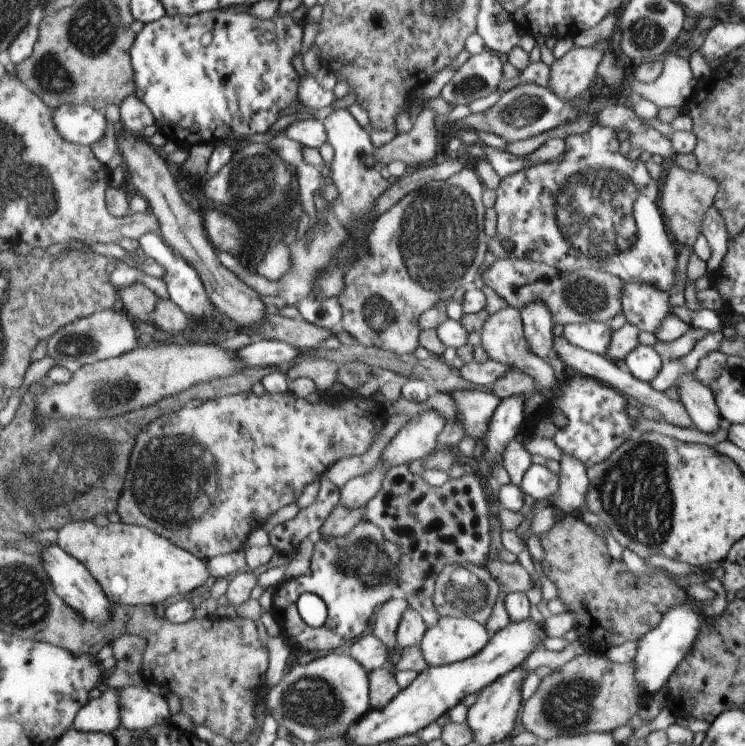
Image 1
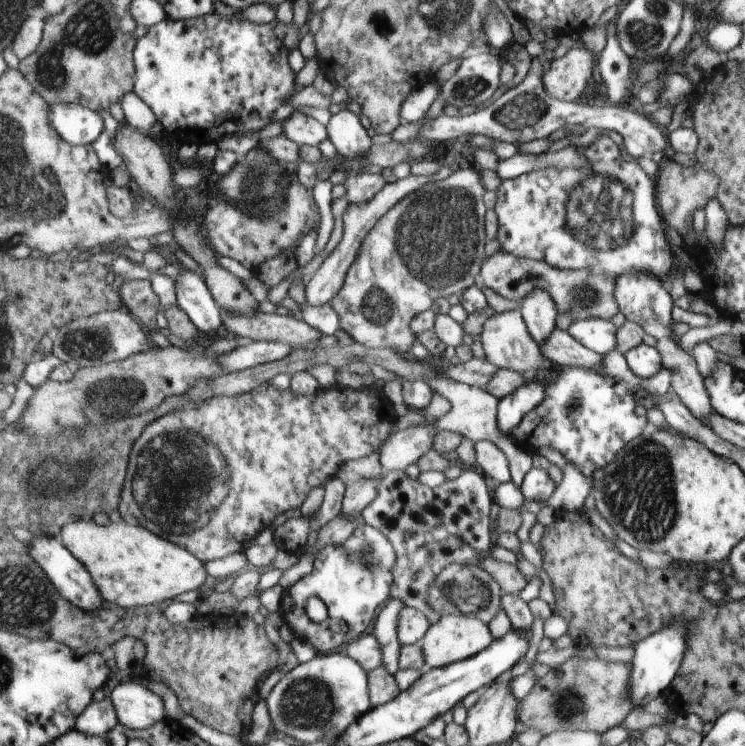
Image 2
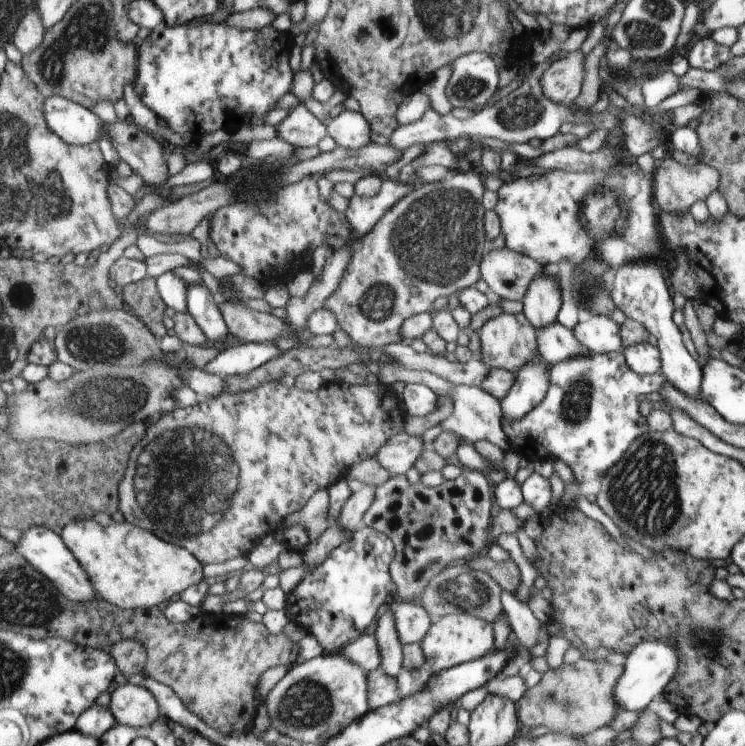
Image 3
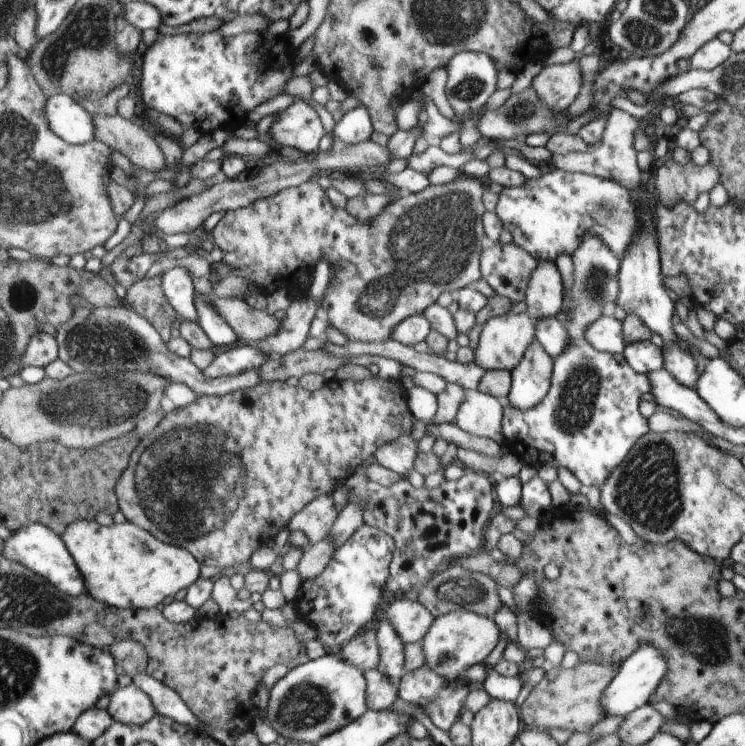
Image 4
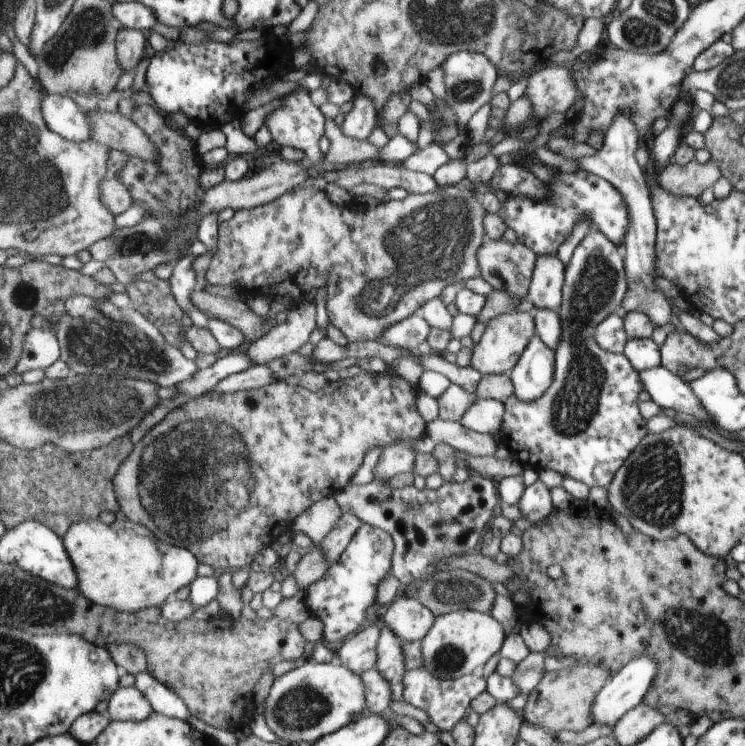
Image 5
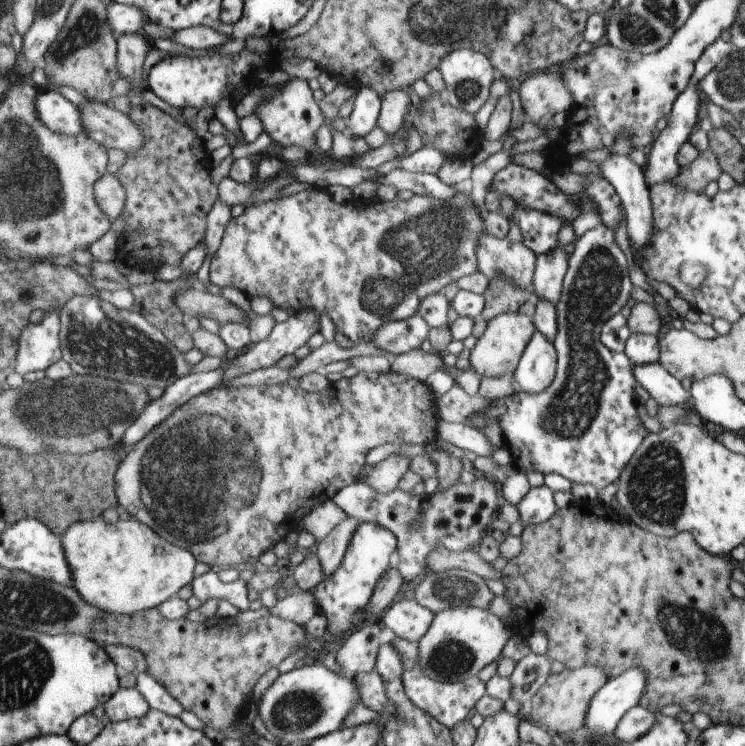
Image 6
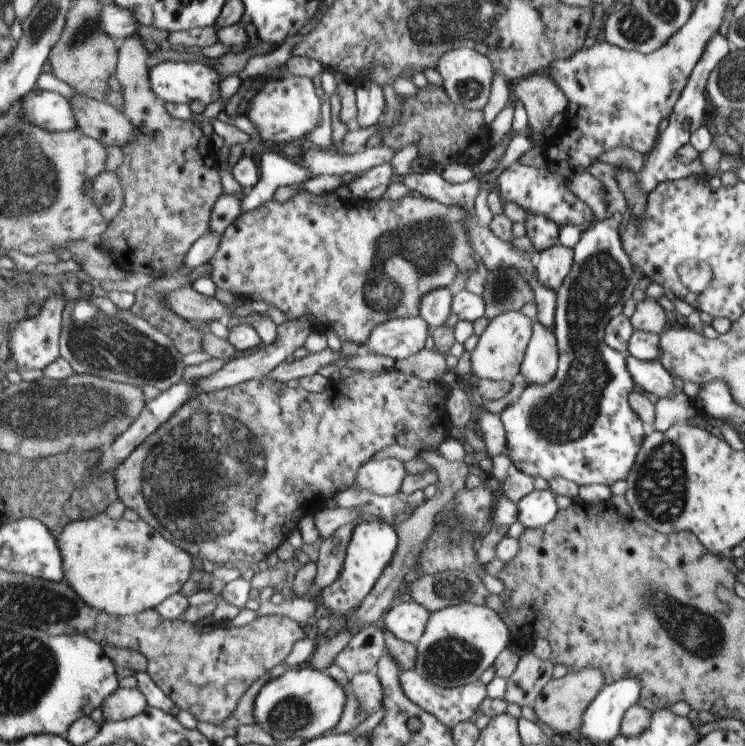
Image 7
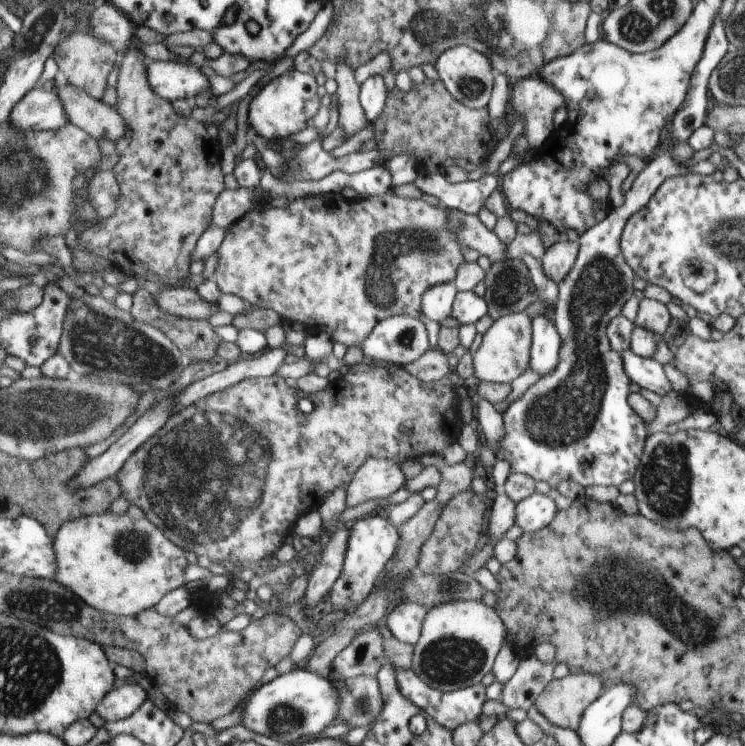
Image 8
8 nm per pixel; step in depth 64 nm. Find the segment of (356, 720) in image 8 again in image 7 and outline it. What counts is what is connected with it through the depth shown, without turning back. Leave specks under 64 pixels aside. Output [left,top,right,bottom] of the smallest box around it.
[350,673,383,718]

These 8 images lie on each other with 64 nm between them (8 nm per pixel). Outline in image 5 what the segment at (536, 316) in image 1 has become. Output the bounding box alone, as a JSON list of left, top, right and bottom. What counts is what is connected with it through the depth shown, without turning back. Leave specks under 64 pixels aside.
[526,255,566,311]

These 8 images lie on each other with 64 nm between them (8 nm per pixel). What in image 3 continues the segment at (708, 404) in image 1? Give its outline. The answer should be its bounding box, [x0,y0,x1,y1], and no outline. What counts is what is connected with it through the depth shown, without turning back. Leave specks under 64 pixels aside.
[610,260,702,400]

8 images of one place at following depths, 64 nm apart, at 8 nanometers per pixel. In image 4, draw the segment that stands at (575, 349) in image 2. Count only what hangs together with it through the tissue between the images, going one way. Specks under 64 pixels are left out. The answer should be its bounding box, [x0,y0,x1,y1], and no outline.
[536,316,570,361]

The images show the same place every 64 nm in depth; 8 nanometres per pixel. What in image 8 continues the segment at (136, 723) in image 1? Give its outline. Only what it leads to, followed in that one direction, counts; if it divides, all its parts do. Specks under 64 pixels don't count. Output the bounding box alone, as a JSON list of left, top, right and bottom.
[97,684,149,723]

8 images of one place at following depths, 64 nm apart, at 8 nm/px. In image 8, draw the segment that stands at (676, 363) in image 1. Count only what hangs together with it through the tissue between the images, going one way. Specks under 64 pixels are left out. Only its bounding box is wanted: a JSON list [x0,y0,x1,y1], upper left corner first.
[495,16,728,491]

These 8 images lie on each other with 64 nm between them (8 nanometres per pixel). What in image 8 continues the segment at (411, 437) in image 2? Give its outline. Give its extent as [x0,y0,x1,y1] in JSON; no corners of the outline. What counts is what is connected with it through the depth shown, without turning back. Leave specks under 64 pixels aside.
[345,459,406,508]

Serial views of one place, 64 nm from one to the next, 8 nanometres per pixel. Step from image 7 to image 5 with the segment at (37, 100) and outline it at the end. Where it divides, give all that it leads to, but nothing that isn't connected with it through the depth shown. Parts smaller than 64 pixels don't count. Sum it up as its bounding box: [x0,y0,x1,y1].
[42,93,94,142]

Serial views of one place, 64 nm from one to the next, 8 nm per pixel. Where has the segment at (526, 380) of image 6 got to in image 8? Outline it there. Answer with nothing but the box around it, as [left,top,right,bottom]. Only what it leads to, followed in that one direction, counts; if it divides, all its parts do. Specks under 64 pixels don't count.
[530,314,562,376]

